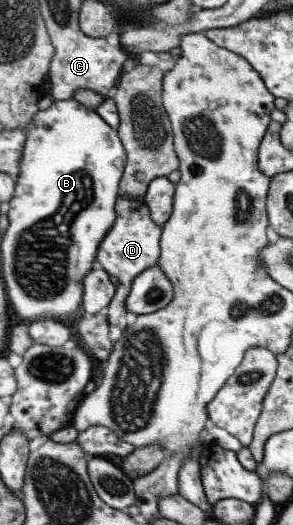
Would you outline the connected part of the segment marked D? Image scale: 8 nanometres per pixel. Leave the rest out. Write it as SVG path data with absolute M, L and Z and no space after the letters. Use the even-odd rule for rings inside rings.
M119 196L114 203L114 211L115 222L101 240L94 258L103 271L106 271L108 275L113 275L119 281L119 286L114 289L111 301L99 312L106 317L108 325L116 325L123 332L129 325L124 299L130 290L133 278L144 269L158 265L160 227L153 225L149 219L148 207L141 199Z

